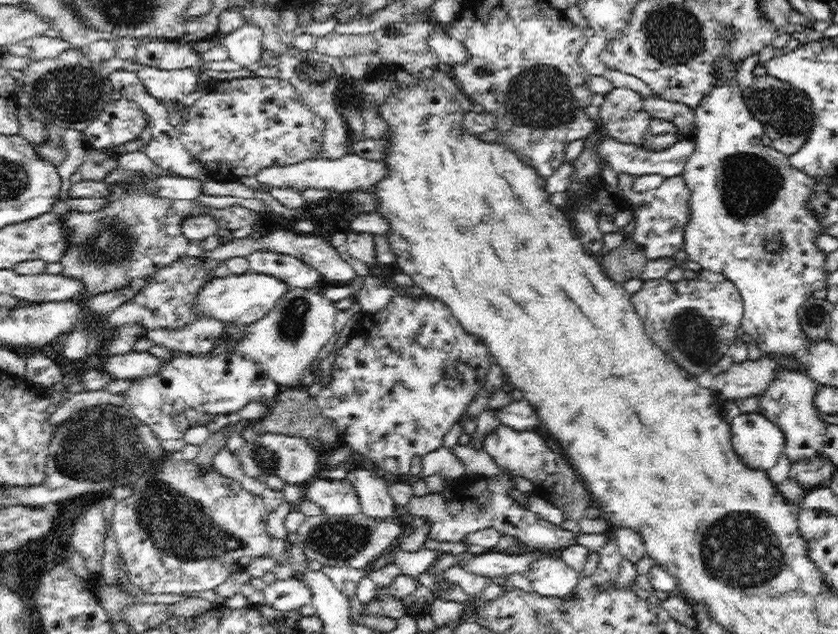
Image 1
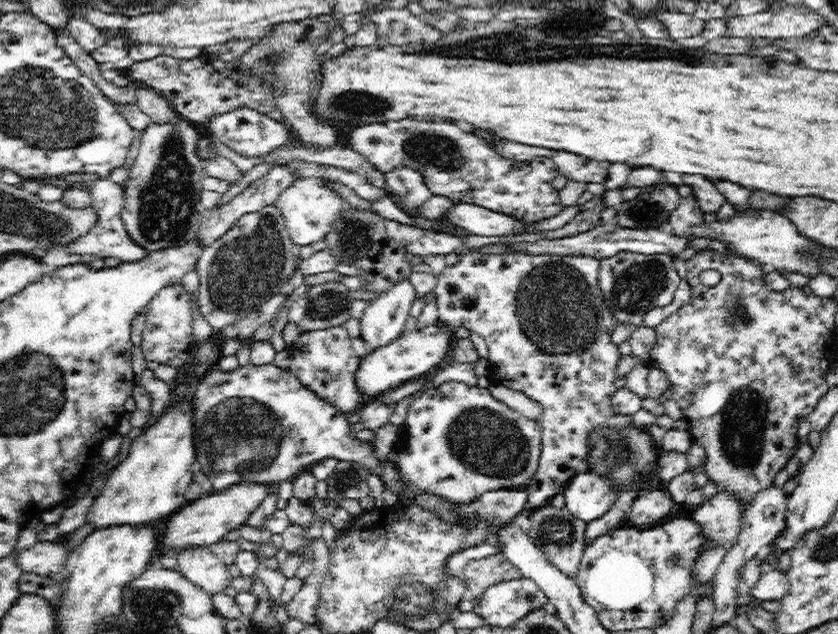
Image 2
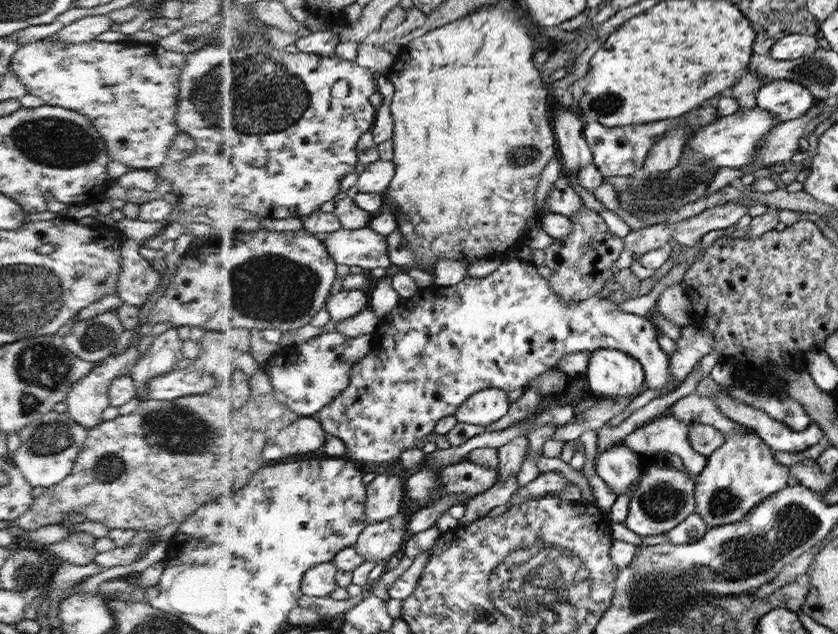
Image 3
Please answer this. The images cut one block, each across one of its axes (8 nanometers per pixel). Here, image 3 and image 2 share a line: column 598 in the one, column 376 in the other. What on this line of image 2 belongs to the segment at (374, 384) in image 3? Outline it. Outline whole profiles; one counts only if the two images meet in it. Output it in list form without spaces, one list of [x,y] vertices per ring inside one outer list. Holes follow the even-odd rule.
[[[406,279],[370,301],[360,319],[360,336],[370,349],[386,346],[404,334],[404,324],[416,298],[415,286]]]

